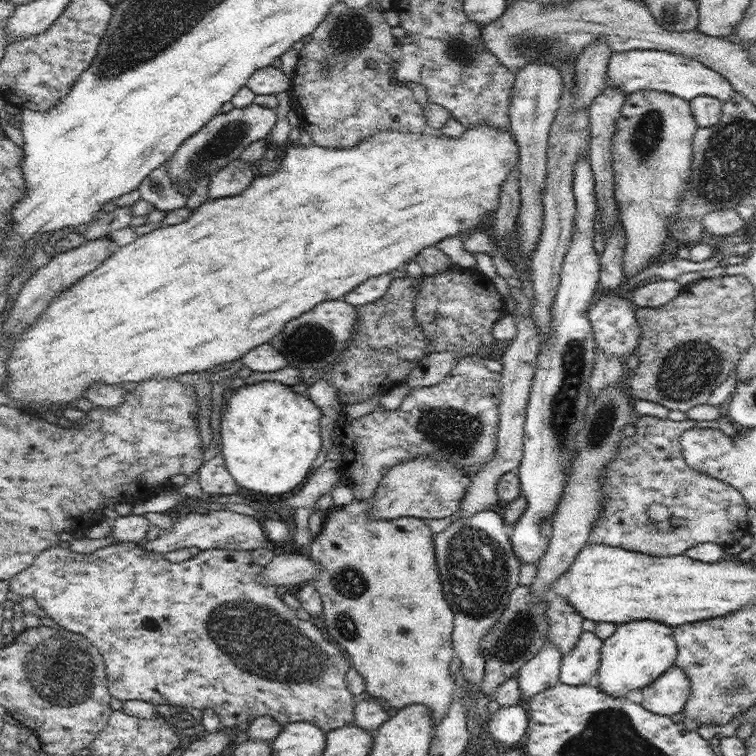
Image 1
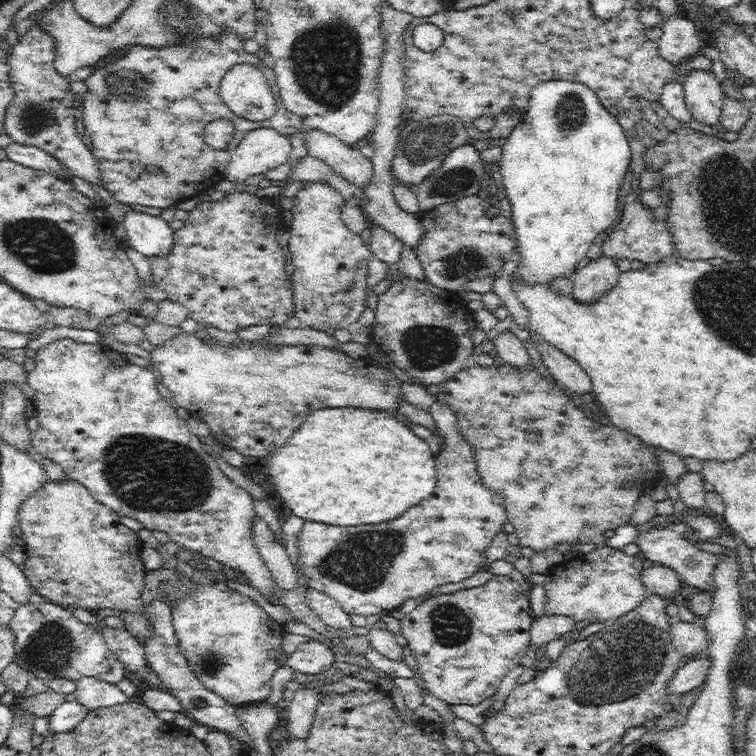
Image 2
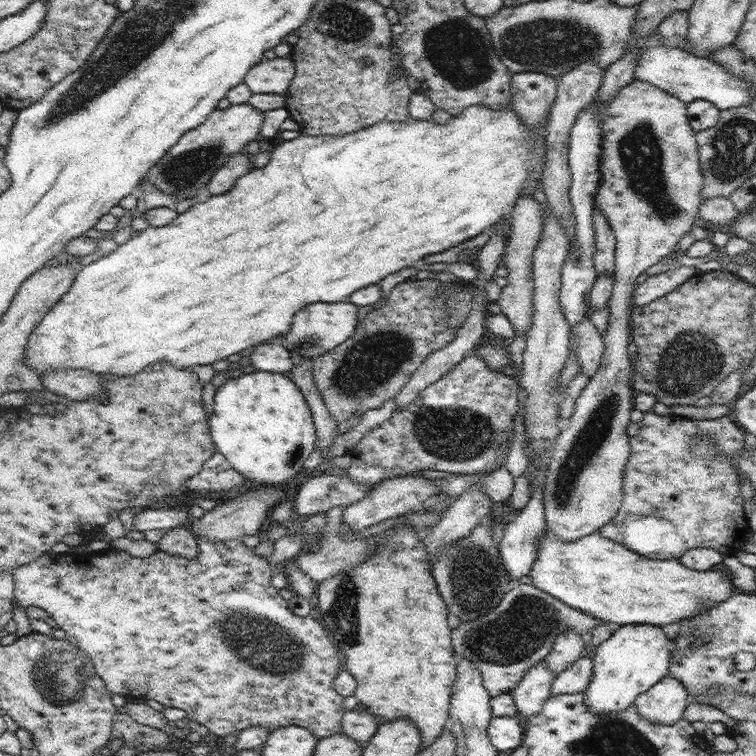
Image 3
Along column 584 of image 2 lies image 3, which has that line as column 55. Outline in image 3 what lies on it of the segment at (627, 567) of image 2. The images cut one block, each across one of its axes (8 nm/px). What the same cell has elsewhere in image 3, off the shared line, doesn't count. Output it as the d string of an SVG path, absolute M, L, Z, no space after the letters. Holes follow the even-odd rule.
M198 536L196 537L196 541L199 546L198 558L196 560L188 560L183 558L182 556L174 556L173 554L168 554L167 552L157 550L154 554L147 556L145 558L135 557L127 552L110 548L108 552L102 553L88 553L86 551L82 551L81 553L63 553L56 554L54 552L46 552L43 555L40 555L39 558L29 564L20 566L16 569L14 574L14 603L20 605L20 608L27 610L30 607L38 607L43 608L47 612L47 616L52 617L54 622L58 624L59 628L61 628L66 633L65 640L68 640L70 644L76 644L77 647L80 647L82 651L86 651L88 656L92 659L93 667L95 668L96 674L100 676L100 678L105 682L106 688L112 695L120 694L124 696L126 699L138 700L138 701L146 701L146 700L156 700L156 702L160 702L164 706L170 706L174 708L181 708L187 712L187 716L190 720L196 721L197 723L202 724L202 726L206 726L209 732L213 732L214 734L225 737L228 734L232 734L235 732L242 732L245 728L261 726L267 728L269 731L276 730L280 727L287 727L290 725L301 726L307 728L316 738L322 739L327 736L332 736L335 734L340 734L343 732L342 730L342 717L345 713L344 711L344 697L341 694L338 694L338 691L333 686L333 680L336 680L338 673L342 671L342 662L340 662L340 656L338 656L338 647L336 646L333 639L330 637L330 634L326 630L326 628L320 623L318 623L314 618L310 617L310 615L306 617L298 616L292 612L287 606L287 603L278 592L274 586L270 584L271 576L273 575L275 568L272 568L268 562L268 560L262 558L262 556L256 554L255 549L251 549L246 547L242 542L242 539L234 539L228 542L216 542L212 541L212 539L208 539L206 537Z

